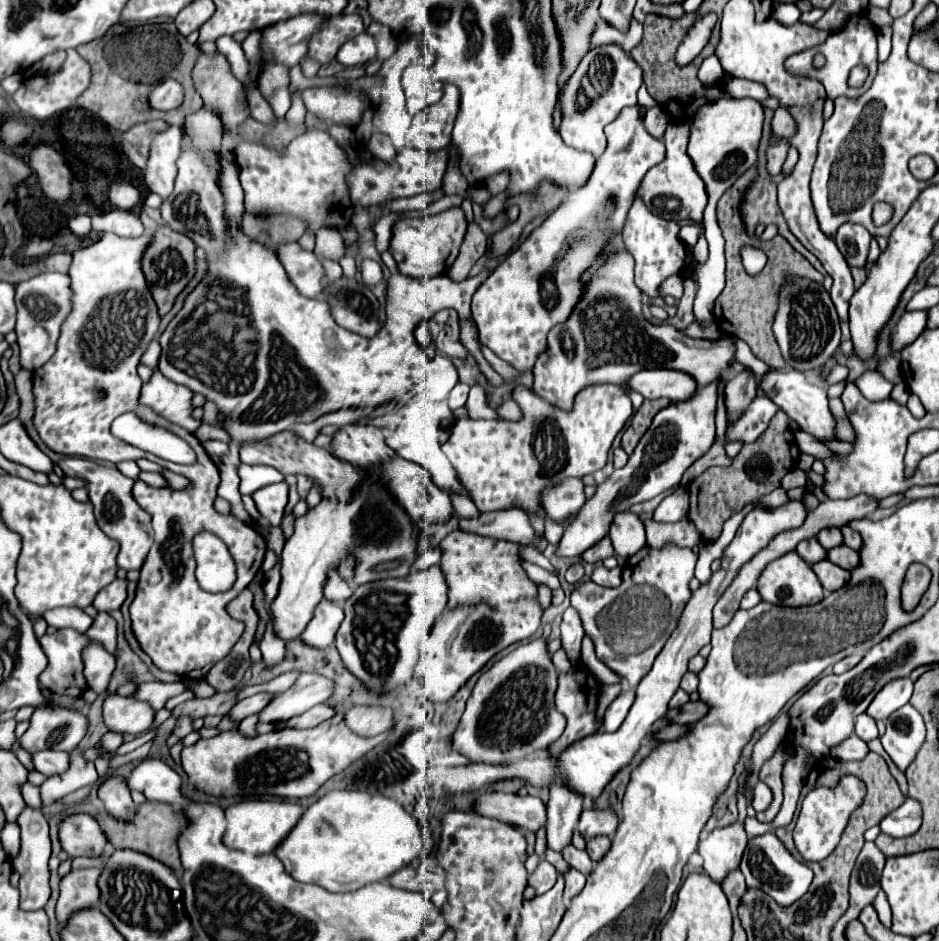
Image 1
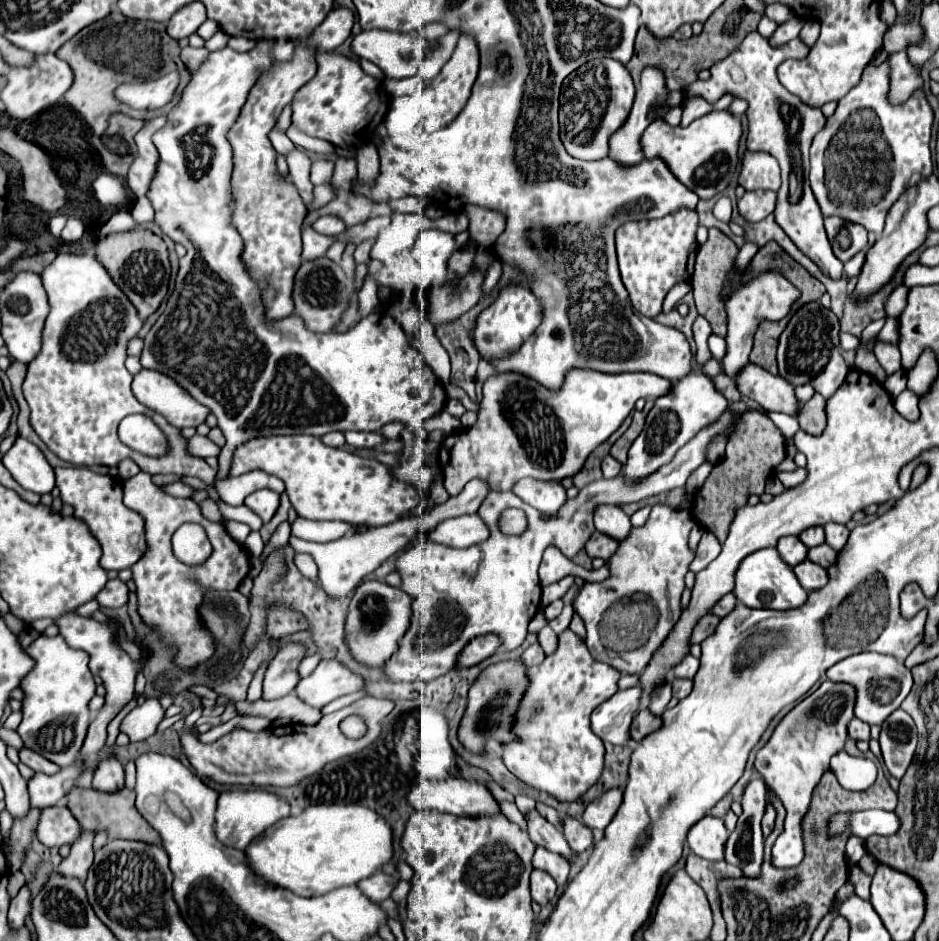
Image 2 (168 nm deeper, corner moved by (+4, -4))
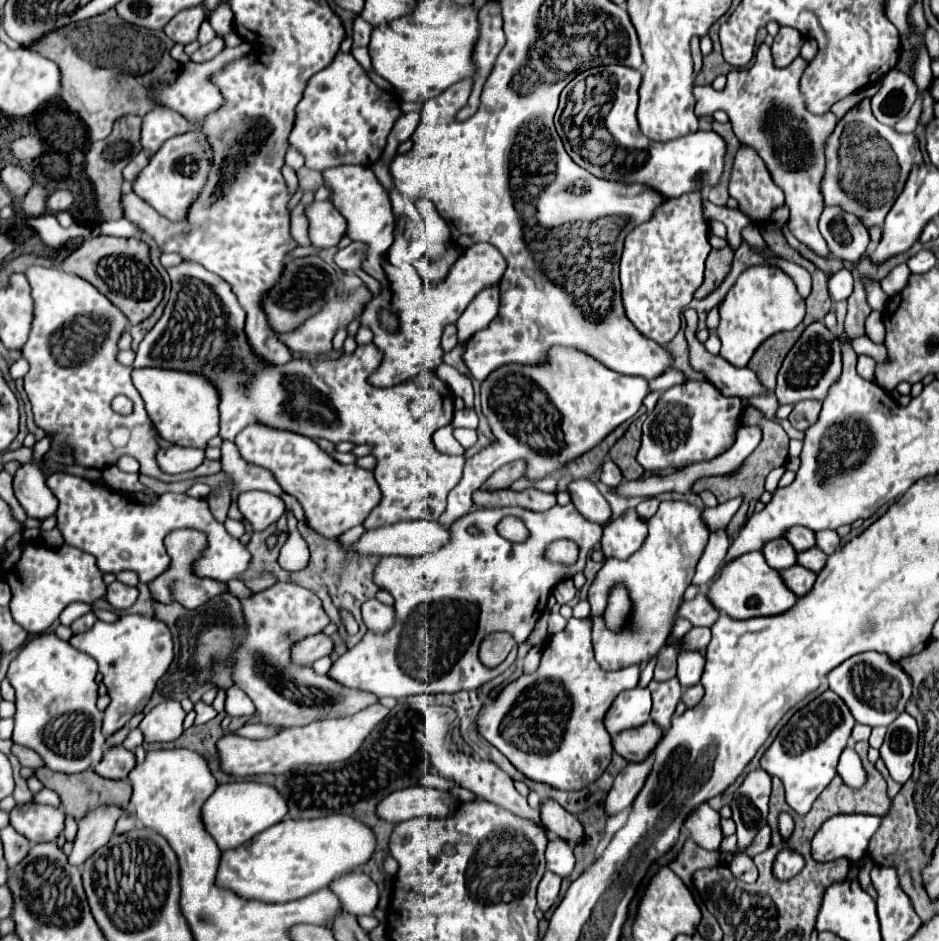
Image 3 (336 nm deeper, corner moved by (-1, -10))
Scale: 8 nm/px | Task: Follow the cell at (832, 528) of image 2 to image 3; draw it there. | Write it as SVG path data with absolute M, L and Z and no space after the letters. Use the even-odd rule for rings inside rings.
M816 531L816 547L826 555L832 555L840 547L840 537L836 531Z

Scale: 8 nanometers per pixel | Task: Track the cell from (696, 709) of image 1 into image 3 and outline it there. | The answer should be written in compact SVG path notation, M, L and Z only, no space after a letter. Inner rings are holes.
M648 721L642 727L634 727L630 731L622 731L622 735L612 737L612 747L614 753L622 755L626 761L642 761L654 751L660 739L662 729L656 723Z

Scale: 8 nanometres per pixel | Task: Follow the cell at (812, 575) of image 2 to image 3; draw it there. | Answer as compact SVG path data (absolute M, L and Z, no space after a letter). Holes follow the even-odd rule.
M792 565L792 567L782 569L778 573L782 575L784 585L790 587L790 591L794 591L796 597L806 595L810 591L810 587L814 585L814 581L816 581L816 573L806 571L804 567L798 567L798 565Z

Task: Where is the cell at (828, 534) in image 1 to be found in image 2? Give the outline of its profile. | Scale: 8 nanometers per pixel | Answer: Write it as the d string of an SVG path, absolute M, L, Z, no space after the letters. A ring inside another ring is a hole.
M813 527L813 529L805 529L805 533L801 533L799 539L801 539L807 547L815 547L815 545L823 545L823 543L825 543L825 533L823 533L823 529Z

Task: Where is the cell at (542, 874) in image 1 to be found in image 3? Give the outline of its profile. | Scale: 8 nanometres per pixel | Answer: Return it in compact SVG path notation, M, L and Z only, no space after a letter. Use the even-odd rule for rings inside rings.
M552 871L544 873L544 877L538 885L538 907L542 911L548 911L554 905L554 901L558 899L560 883L562 883L562 877L558 877L556 873L552 873Z

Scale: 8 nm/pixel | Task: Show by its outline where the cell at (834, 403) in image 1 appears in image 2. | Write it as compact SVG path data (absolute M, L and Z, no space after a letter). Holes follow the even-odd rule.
M815 393L811 401L805 403L805 409L801 411L801 417L799 419L799 425L805 433L809 435L821 435L827 427L827 413L825 413L825 399Z

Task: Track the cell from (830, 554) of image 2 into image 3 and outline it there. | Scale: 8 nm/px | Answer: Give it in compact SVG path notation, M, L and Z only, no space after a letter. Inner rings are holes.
M818 547L806 549L806 551L802 551L802 553L796 555L796 563L802 565L802 567L806 567L806 569L810 569L810 571L814 571L814 573L820 573L822 571L826 559L828 557L822 555L822 551L818 551Z

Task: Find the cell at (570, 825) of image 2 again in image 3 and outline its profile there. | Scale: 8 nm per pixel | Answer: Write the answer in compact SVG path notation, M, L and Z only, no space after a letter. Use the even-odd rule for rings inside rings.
M546 799L540 805L540 821L548 831L552 831L554 835L558 835L570 843L580 843L584 839L580 821L554 799Z

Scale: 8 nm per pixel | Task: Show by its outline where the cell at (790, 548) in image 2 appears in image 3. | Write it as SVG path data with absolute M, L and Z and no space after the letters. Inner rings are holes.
M778 537L778 539L772 539L772 541L764 543L762 555L772 569L780 571L780 569L786 569L786 567L794 565L796 551L794 551L794 547L790 547L790 543L786 543L784 537Z

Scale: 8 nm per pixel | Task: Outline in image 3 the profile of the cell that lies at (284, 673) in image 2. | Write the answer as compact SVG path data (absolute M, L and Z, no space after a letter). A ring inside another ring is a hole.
M318 633L318 635L312 635L310 639L304 639L302 643L294 645L294 661L304 663L304 665L312 665L316 659L330 655L332 651L334 651L332 637Z

